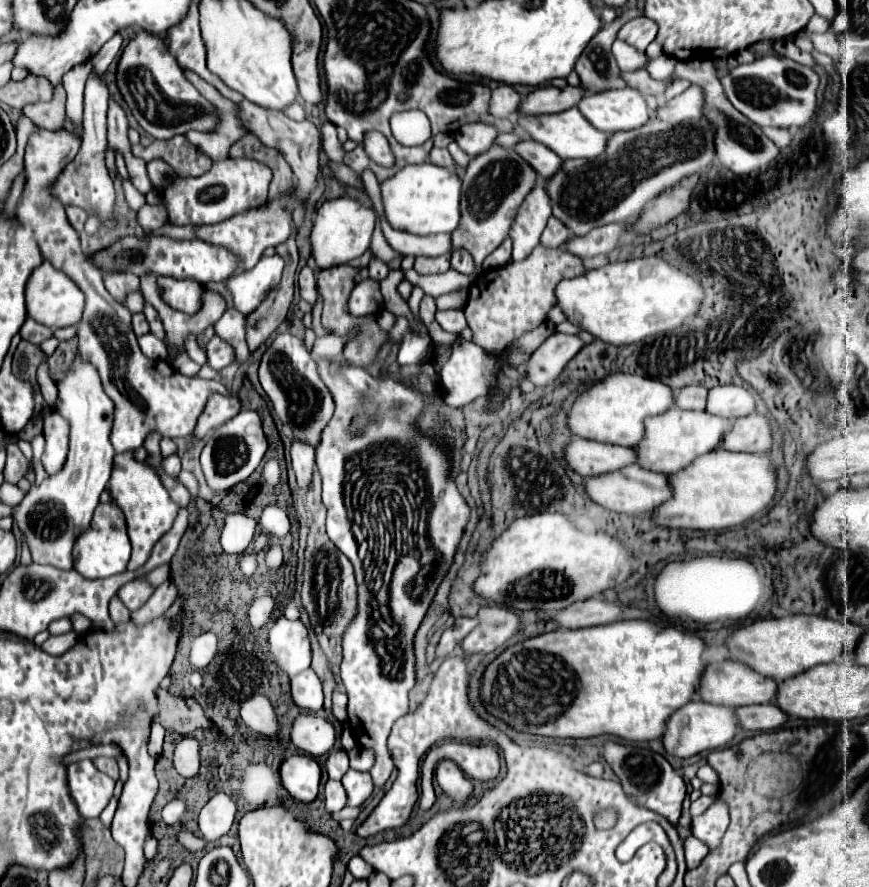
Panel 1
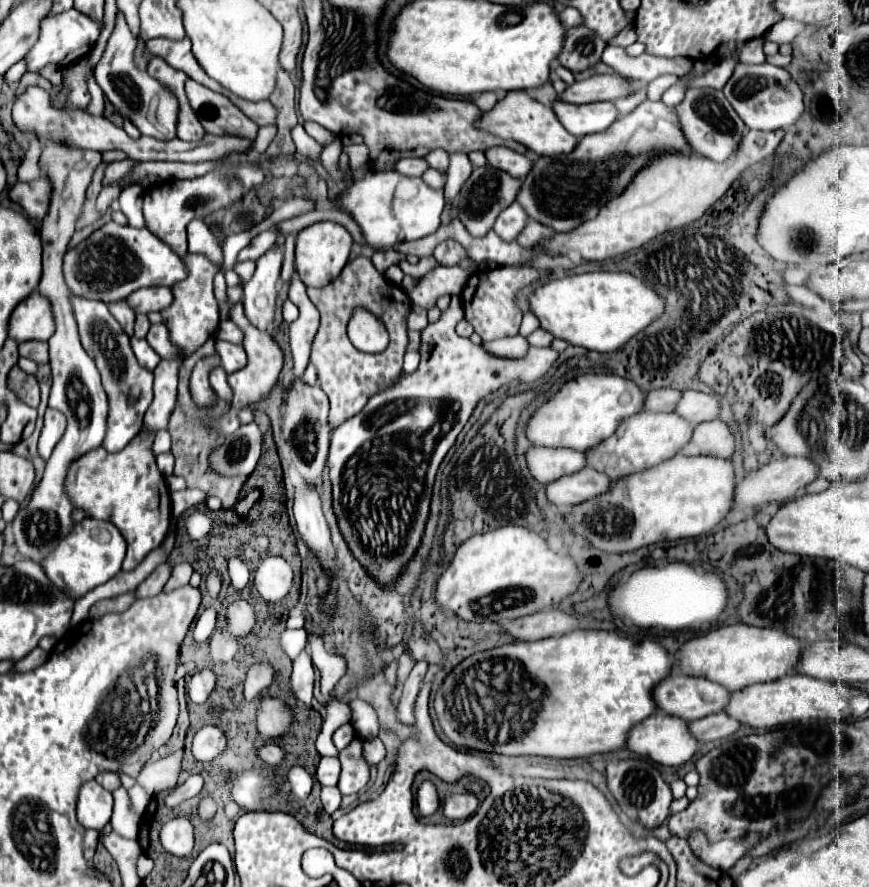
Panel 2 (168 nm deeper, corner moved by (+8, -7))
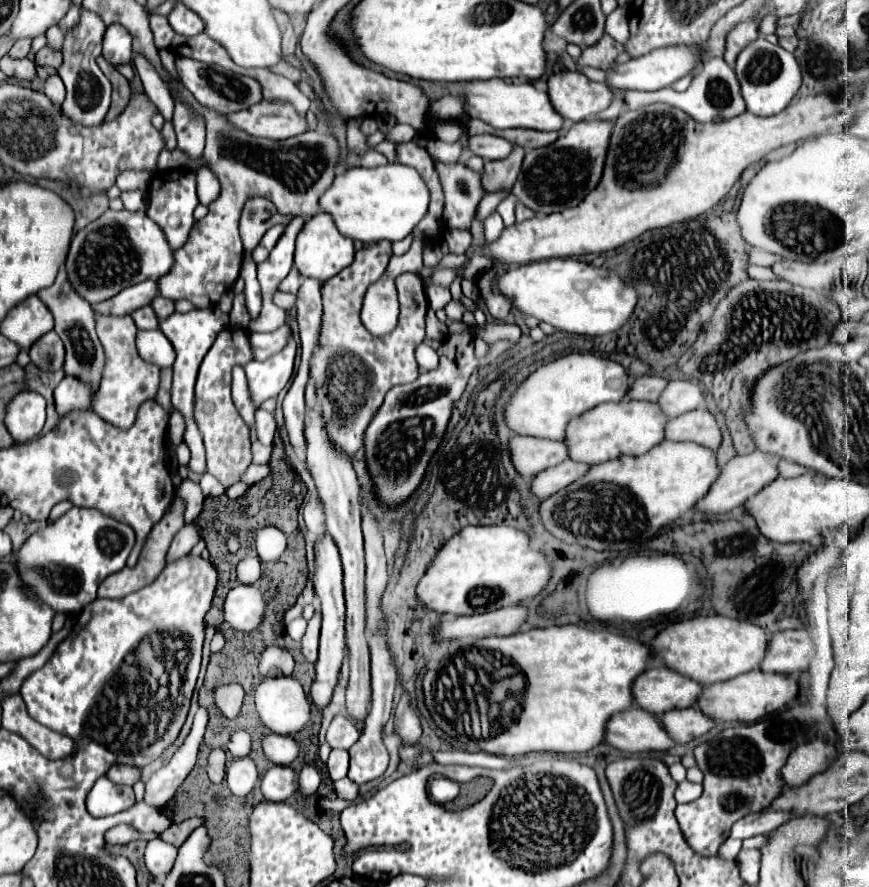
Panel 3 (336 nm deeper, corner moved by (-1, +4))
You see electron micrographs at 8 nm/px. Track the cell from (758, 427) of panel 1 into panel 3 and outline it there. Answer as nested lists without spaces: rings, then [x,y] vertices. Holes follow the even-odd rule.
[[[697,408],[683,416],[671,418],[667,424],[667,440],[671,442],[697,442],[711,450],[721,446],[723,434],[717,424],[717,418],[707,408]]]

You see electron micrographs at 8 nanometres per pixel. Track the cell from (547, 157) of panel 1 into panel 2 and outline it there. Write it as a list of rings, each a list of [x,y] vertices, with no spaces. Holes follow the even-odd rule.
[[[490,147],[484,153],[490,167],[506,171],[518,179],[524,179],[524,175],[528,175],[532,169],[532,159],[528,155],[522,155],[508,147]]]

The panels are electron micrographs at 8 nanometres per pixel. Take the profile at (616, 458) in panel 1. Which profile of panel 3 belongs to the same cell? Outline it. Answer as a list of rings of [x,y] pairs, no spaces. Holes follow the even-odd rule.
[[[515,434],[511,436],[509,446],[511,446],[511,456],[515,460],[515,468],[519,468],[519,472],[529,478],[569,458],[567,442]]]

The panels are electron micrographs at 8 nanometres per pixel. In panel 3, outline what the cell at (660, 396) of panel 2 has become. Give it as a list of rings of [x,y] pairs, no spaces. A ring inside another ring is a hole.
[[[641,376],[631,384],[631,392],[629,398],[631,400],[649,400],[649,402],[657,402],[659,396],[663,394],[663,390],[667,388],[669,380],[665,378],[657,378],[657,376]]]

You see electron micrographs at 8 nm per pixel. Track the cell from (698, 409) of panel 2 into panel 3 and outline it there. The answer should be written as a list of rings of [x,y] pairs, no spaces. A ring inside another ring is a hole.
[[[671,380],[663,392],[663,398],[659,398],[659,406],[663,406],[663,412],[667,412],[671,418],[691,412],[703,404],[703,390],[693,380]]]

